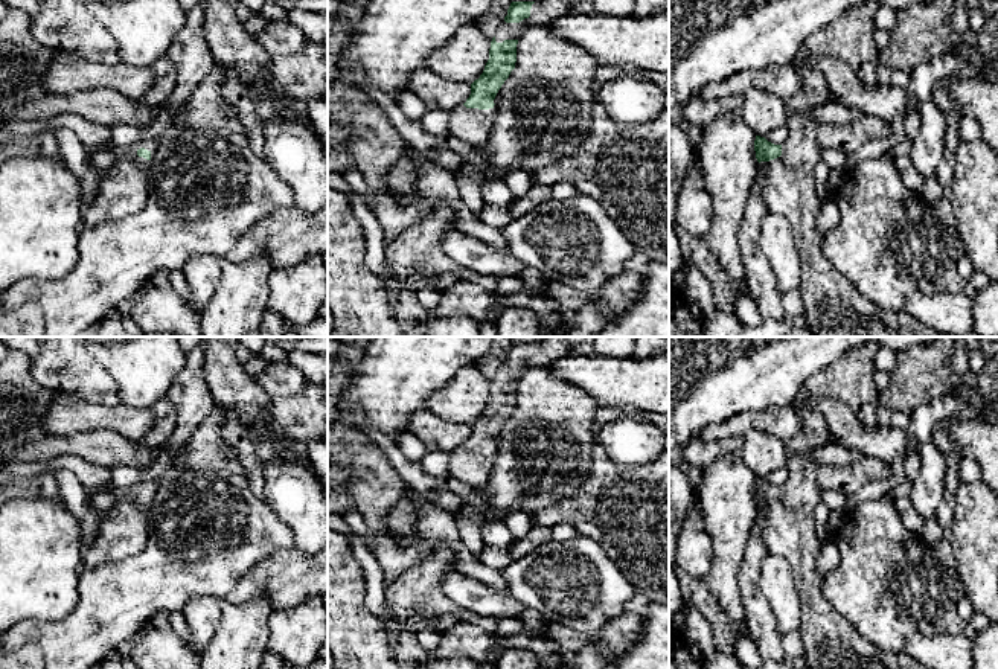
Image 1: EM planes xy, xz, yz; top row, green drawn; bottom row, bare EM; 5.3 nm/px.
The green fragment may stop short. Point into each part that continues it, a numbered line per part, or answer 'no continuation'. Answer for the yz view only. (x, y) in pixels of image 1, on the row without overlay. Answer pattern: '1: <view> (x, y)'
1: yz (829, 642)

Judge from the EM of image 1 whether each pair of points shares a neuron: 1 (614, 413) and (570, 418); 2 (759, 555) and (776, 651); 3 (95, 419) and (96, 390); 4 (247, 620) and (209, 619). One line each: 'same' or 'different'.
1: different
2: same
3: different
4: different

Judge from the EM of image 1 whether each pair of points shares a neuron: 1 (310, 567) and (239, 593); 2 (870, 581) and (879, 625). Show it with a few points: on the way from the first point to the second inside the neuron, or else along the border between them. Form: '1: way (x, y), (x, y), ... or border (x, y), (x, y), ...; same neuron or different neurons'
1: way (293, 576), (256, 581); same neuron
2: way (873, 592), (873, 608), (879, 614); same neuron

